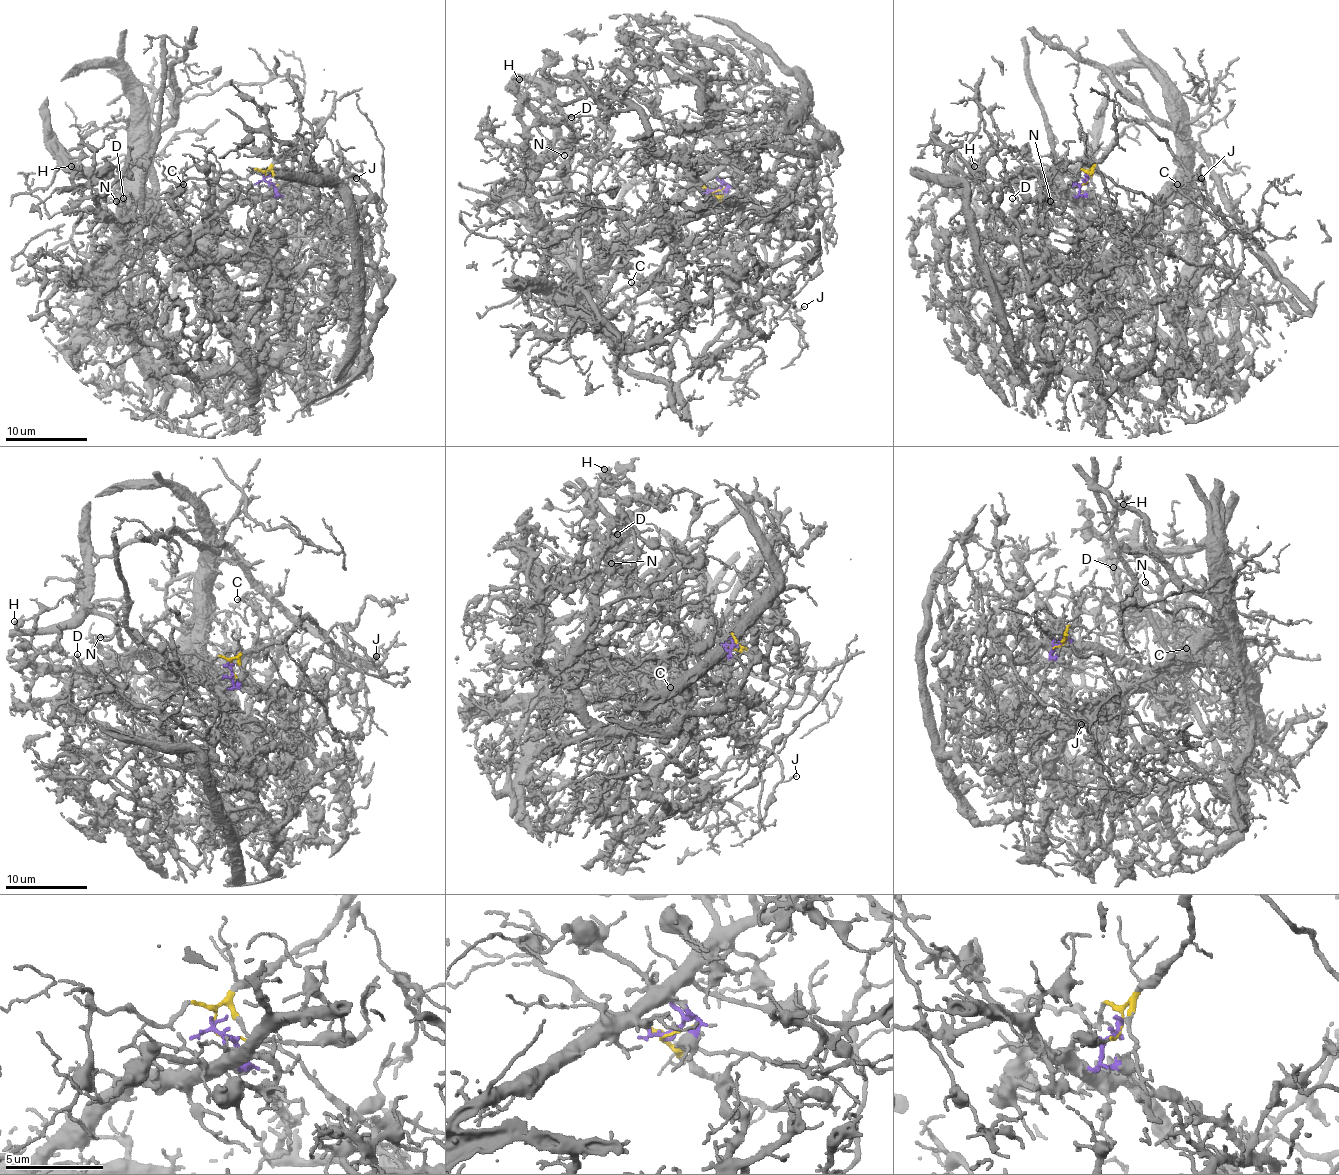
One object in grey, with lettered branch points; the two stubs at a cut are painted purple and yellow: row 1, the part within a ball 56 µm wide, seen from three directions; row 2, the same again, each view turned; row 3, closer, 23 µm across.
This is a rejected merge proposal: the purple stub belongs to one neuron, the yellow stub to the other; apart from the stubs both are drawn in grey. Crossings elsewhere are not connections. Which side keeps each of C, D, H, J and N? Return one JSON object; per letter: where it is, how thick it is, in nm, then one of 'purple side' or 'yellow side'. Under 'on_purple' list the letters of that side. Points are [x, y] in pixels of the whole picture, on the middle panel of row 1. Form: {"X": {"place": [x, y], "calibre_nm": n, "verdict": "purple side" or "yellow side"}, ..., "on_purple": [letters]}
{"C": {"place": [631, 282], "calibre_nm": 120, "verdict": "purple side"}, "D": {"place": [571, 117], "calibre_nm": 120, "verdict": "purple side"}, "H": {"place": [519, 79], "calibre_nm": 70, "verdict": "purple side"}, "J": {"place": [804, 306], "calibre_nm": 120, "verdict": "yellow side"}, "N": {"place": [564, 155], "calibre_nm": 110, "verdict": "purple side"}, "on_purple": ["C", "D", "H", "N"]}

